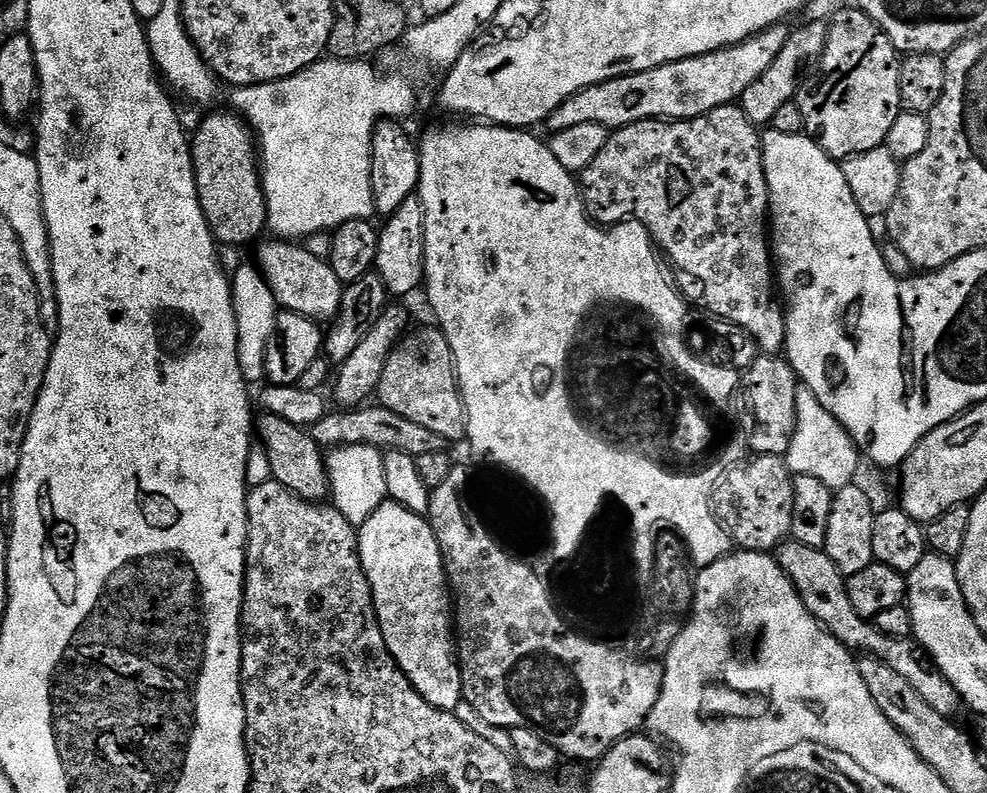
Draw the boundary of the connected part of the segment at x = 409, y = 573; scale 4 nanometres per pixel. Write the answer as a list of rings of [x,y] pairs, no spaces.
[[[386,502],[382,506],[378,506],[378,510],[374,510],[374,514],[370,514],[370,518],[366,518],[364,524],[359,525],[358,539],[360,542],[360,561],[364,567],[366,578],[370,582],[372,601],[376,607],[376,617],[380,623],[382,634],[386,638],[386,646],[390,650],[390,654],[396,659],[397,666],[408,675],[408,681],[416,687],[418,694],[422,694],[422,698],[426,698],[426,702],[430,702],[435,708],[442,708],[445,710],[456,709],[462,702],[464,691],[462,690],[462,678],[460,677],[458,656],[454,651],[454,604],[450,599],[448,578],[444,574],[444,559],[440,553],[438,542],[434,538],[434,530],[428,525],[428,521],[424,516],[414,514],[410,510],[406,510],[400,504]]]

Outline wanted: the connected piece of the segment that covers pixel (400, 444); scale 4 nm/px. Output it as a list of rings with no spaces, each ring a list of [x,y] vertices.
[[[361,406],[347,410],[328,410],[324,417],[310,428],[314,442],[322,450],[345,448],[346,446],[370,446],[381,452],[401,452],[407,456],[421,456],[422,454],[438,454],[448,452],[450,441],[434,434],[422,426],[410,422],[410,418],[402,418],[402,414],[394,414],[394,410],[383,406]]]

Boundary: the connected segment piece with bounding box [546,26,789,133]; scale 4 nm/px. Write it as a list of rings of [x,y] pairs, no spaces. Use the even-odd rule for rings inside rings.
[[[784,26],[767,28],[765,32],[751,36],[749,40],[744,40],[732,48],[723,48],[710,54],[686,58],[673,64],[663,64],[654,70],[632,72],[629,76],[619,76],[613,80],[590,86],[570,98],[566,98],[566,102],[562,102],[562,106],[558,106],[558,110],[554,110],[554,114],[548,116],[547,131],[549,133],[561,132],[571,130],[574,126],[586,126],[587,124],[597,124],[603,128],[615,130],[643,120],[689,120],[715,108],[721,108],[723,104],[739,101],[746,86],[750,86],[750,82],[754,82],[754,78],[759,78],[770,67],[770,62],[774,62],[774,58],[778,58],[782,46],[786,46],[788,33],[789,29]]]

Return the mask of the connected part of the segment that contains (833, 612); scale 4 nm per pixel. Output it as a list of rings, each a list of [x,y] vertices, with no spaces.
[[[787,539],[774,552],[780,569],[787,574],[790,582],[796,587],[797,594],[802,598],[806,610],[826,629],[833,638],[853,654],[863,654],[878,658],[890,670],[894,670],[901,678],[906,678],[919,696],[925,700],[938,714],[952,718],[962,708],[958,690],[938,670],[928,651],[920,647],[916,639],[889,638],[882,634],[871,619],[862,617],[854,610],[854,602],[850,602],[850,594],[846,578],[830,562],[830,558],[819,548],[802,546],[794,539]]]

